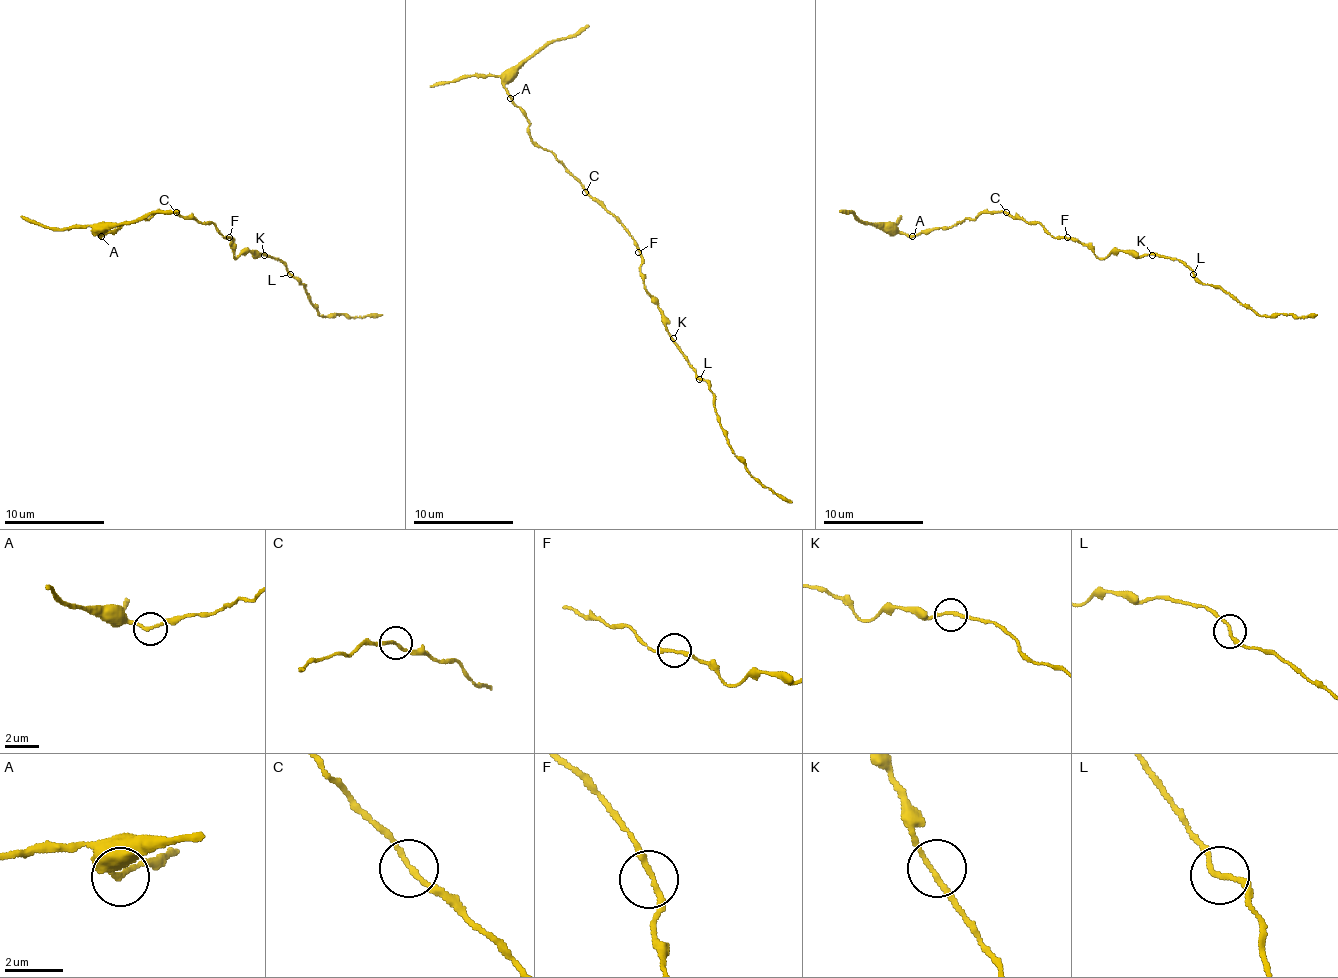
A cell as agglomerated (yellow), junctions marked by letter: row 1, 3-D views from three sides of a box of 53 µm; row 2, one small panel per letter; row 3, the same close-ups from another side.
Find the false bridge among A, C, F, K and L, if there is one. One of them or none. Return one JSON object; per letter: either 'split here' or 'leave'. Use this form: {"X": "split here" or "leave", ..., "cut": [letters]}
{"A": "leave", "C": "leave", "F": "leave", "K": "leave", "L": "leave", "cut": []}

